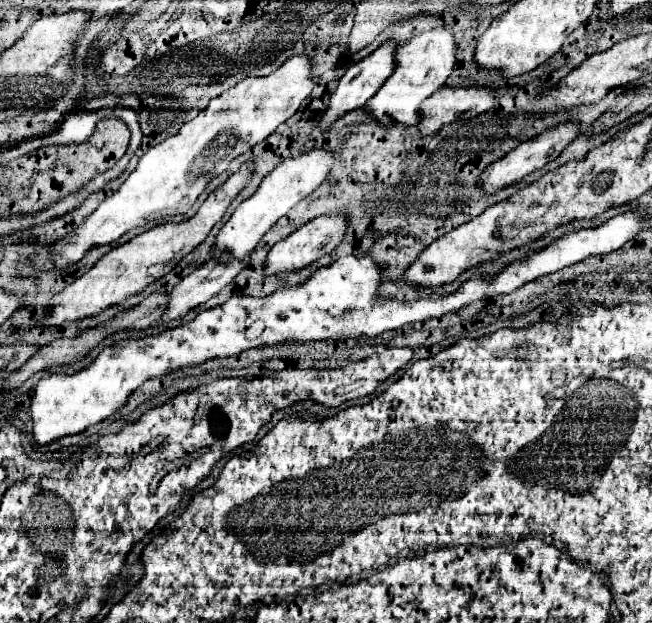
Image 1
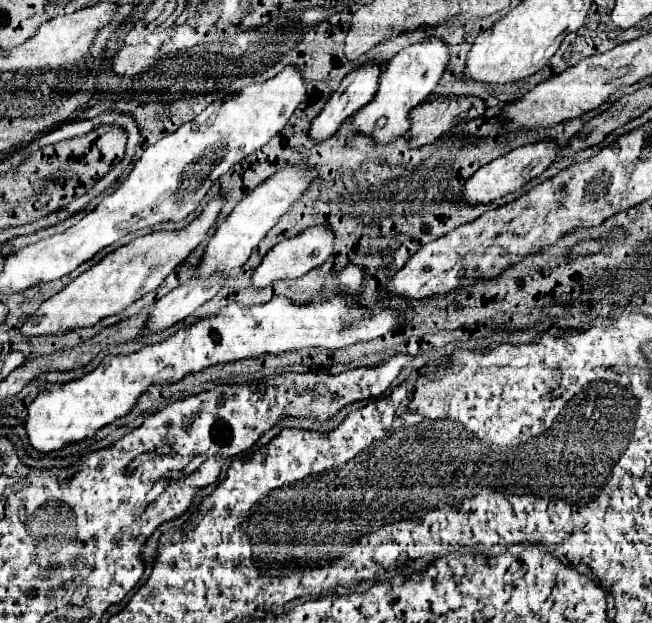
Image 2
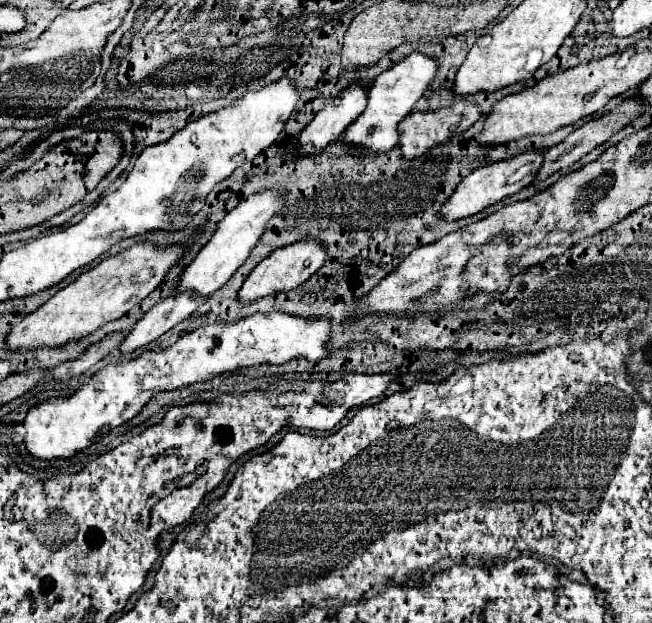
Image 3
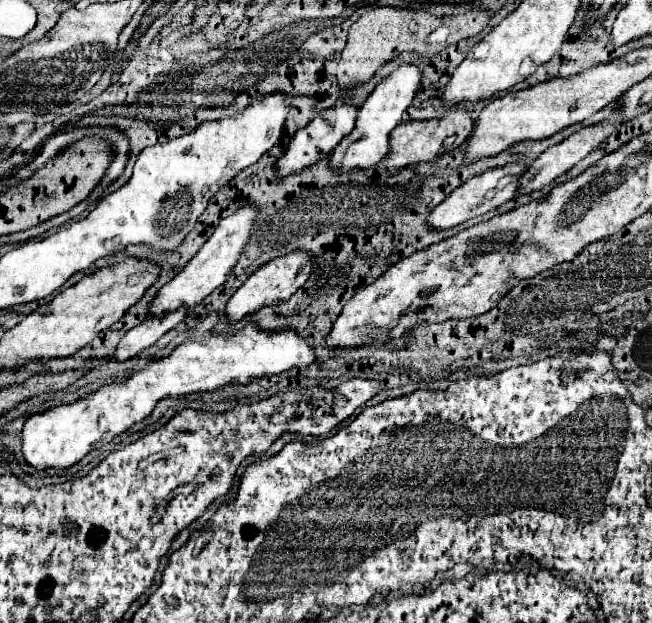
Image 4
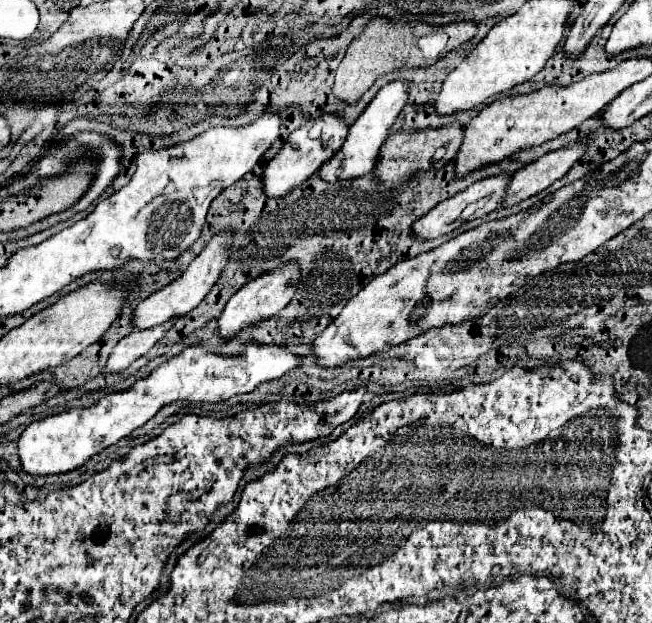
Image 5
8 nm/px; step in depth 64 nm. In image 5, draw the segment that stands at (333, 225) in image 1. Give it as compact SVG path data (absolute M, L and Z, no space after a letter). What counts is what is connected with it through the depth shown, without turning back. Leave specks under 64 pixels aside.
M284 264L282 268L276 268L268 274L258 276L256 280L248 282L246 286L242 286L226 304L226 308L222 310L220 318L218 318L218 334L222 340L232 340L234 336L240 334L240 330L244 330L246 326L258 324L262 320L272 318L274 314L278 314L294 296L296 286L300 280L300 268L296 264Z

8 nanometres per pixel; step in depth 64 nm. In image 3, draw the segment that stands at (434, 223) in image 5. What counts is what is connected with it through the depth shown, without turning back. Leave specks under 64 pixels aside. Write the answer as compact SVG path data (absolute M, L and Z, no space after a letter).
M532 150L532 152L518 154L518 156L510 158L510 160L486 164L486 166L474 170L472 174L468 174L458 184L458 188L454 190L454 194L444 202L444 206L440 208L440 216L444 220L448 220L448 222L462 220L462 218L468 218L468 216L474 216L474 214L486 210L488 206L492 206L492 204L508 198L508 196L518 194L524 186L528 186L534 180L536 172L540 170L540 164L542 164L542 152Z

